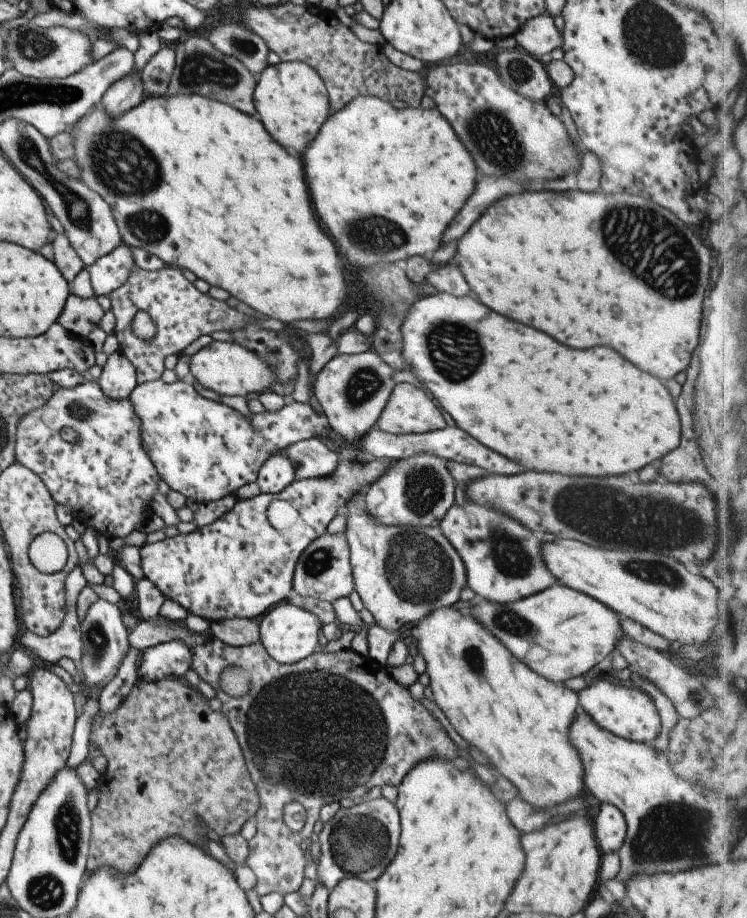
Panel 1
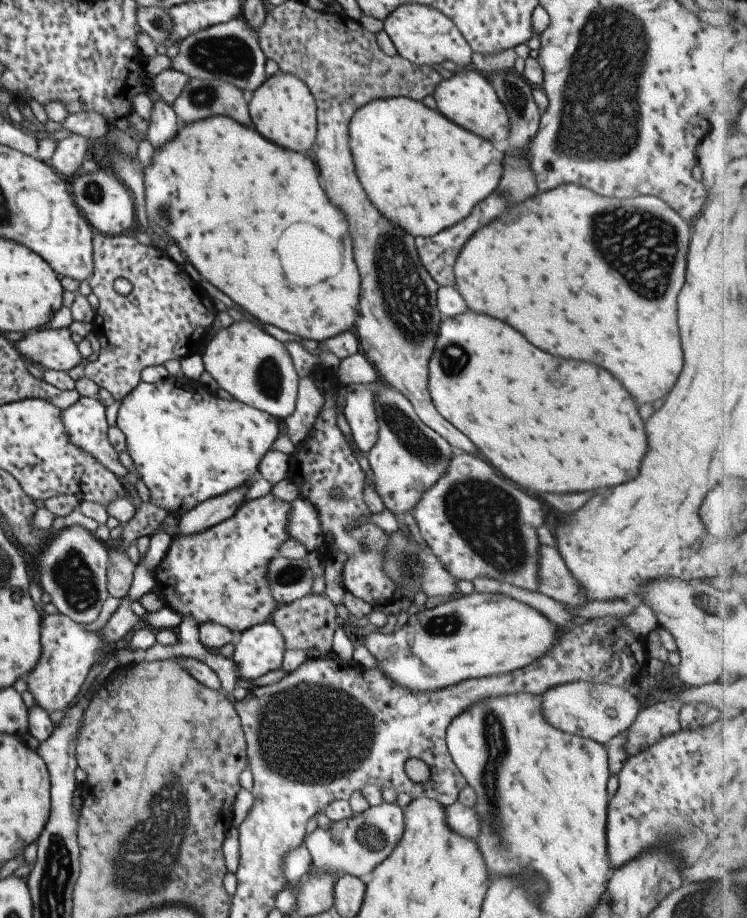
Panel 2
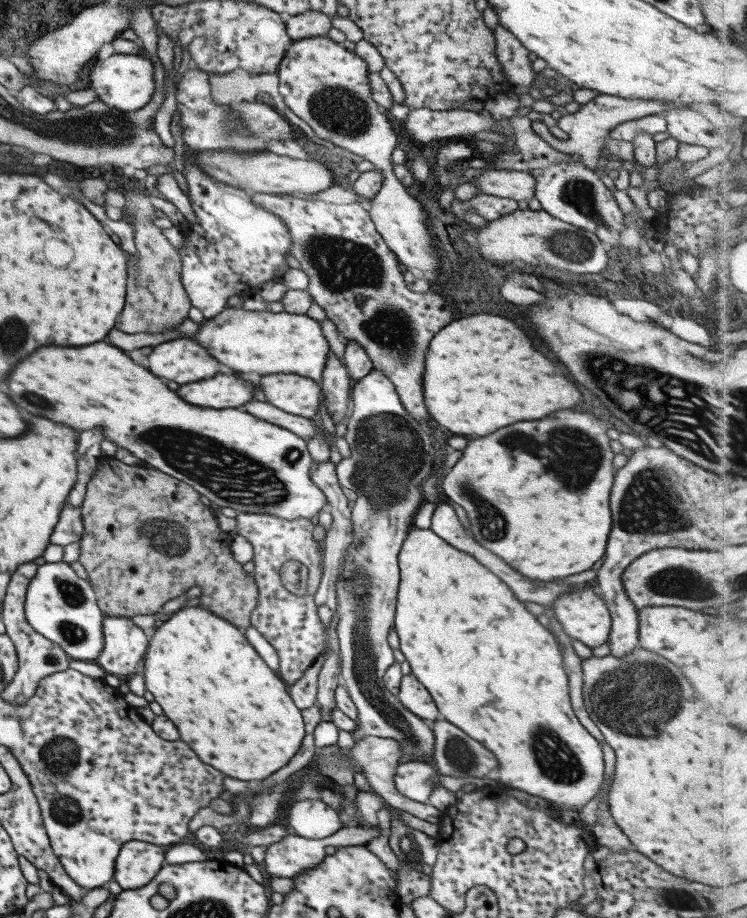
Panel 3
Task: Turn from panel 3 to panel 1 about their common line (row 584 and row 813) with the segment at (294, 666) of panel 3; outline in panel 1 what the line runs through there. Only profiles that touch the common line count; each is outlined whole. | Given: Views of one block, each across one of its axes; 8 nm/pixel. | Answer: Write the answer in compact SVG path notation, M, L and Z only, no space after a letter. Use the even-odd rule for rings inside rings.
M213 638L211 642L204 642L204 644L198 644L198 646L191 646L190 652L192 652L191 669L198 673L201 680L206 681L216 691L215 704L226 718L228 718L230 727L234 734L236 734L240 748L244 752L245 762L251 780L255 783L255 788L258 792L260 809L256 814L256 834L247 841L248 858L246 858L242 864L249 867L256 875L256 885L253 889L259 896L264 896L273 892L284 896L307 887L305 878L305 869L308 860L306 856L307 845L313 833L315 822L320 818L320 810L324 805L334 802L340 803L340 801L345 798L361 801L373 787L382 788L387 785L398 787L400 786L400 782L404 779L404 776L406 776L416 764L426 762L426 760L430 760L430 758L446 758L446 760L453 761L455 759L460 760L456 743L449 738L448 733L439 720L434 718L418 700L413 698L409 687L402 686L400 682L392 678L392 674L388 672L388 667L386 665L379 664L369 656L360 656L360 654L357 654L352 649L340 650L340 652L333 654L330 652L316 651L311 656L295 664L276 662L276 660L273 660L268 655L268 652L264 650L264 646L262 646L260 641L242 647L232 647ZM228 666L240 666L240 668L247 669L249 672L250 680L248 680L248 682L250 682L250 690L248 690L246 696L242 696L242 698L232 698L232 696L228 696L228 694L222 690L222 686L220 686L220 674L222 674L224 668L228 668ZM288 802L299 802L306 806L308 820L300 832L292 832L283 822L282 810Z

